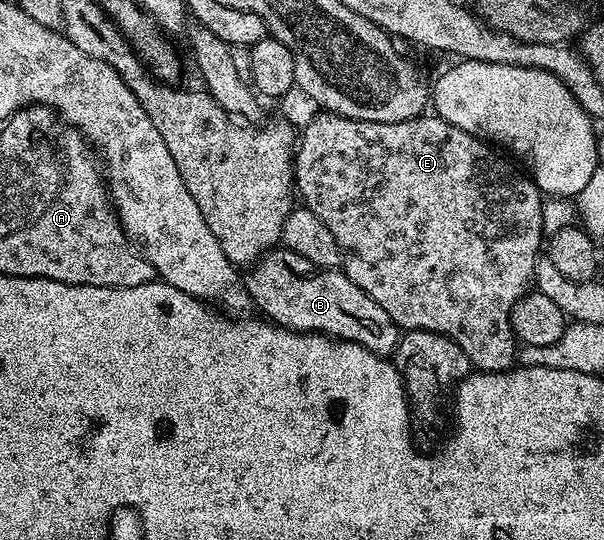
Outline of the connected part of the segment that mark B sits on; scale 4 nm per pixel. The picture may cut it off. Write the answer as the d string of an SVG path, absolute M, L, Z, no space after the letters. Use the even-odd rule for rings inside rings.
M276 246L271 251L266 252L262 258L257 262L257 267L254 270L256 272L246 273L245 283L247 286L247 292L251 296L252 305L256 309L260 308L262 315L266 317L272 324L278 324L281 328L288 328L290 332L317 332L321 336L329 336L336 340L348 340L354 344L360 344L365 346L365 350L369 350L373 354L387 358L394 353L397 345L399 345L399 338L401 335L401 329L393 322L393 318L389 318L389 314L385 314L385 310L381 310L381 306L377 306L377 302L373 302L373 298L369 298L369 294L365 294L365 290L361 290L361 286L354 284L352 280L341 270L333 268L322 268L321 266L313 266L313 262L309 262L306 258L301 258L301 254L293 254L293 250L284 248L282 246Z

